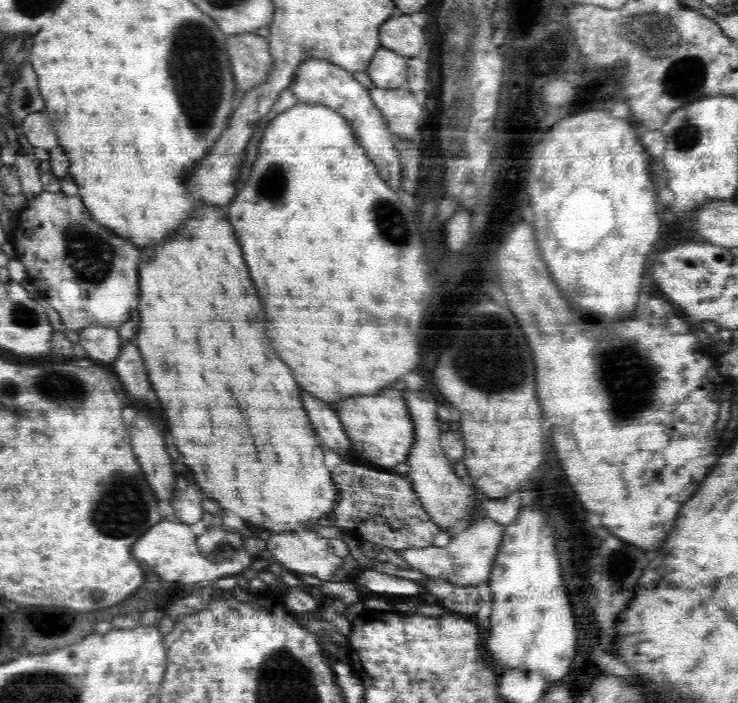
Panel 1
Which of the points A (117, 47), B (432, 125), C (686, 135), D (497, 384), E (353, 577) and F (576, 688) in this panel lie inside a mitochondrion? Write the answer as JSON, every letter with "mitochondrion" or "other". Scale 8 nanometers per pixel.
{"A":"other","B":"other","C":"mitochondrion","D":"mitochondrion","E":"other","F":"other"}

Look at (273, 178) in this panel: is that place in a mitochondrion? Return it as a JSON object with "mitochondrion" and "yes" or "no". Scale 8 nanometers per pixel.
{"mitochondrion":"yes"}

